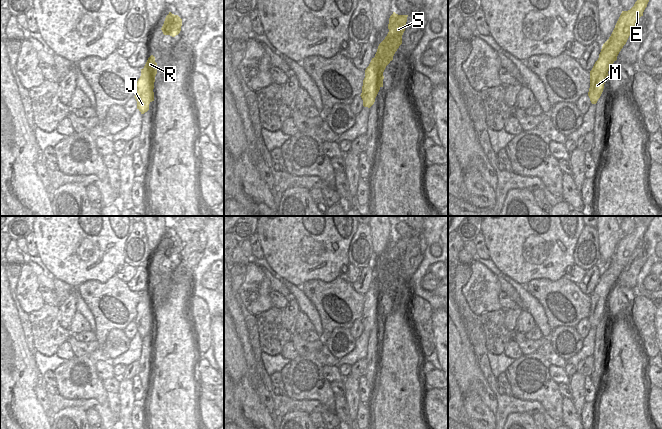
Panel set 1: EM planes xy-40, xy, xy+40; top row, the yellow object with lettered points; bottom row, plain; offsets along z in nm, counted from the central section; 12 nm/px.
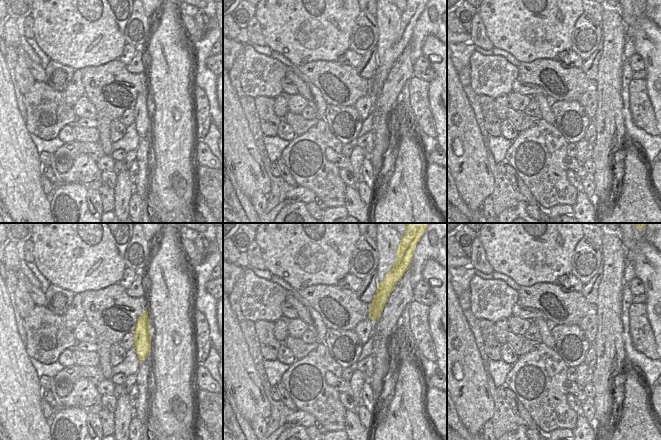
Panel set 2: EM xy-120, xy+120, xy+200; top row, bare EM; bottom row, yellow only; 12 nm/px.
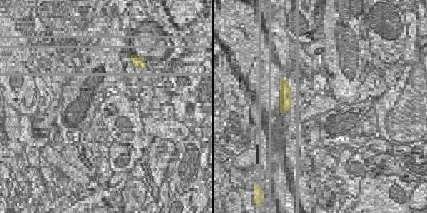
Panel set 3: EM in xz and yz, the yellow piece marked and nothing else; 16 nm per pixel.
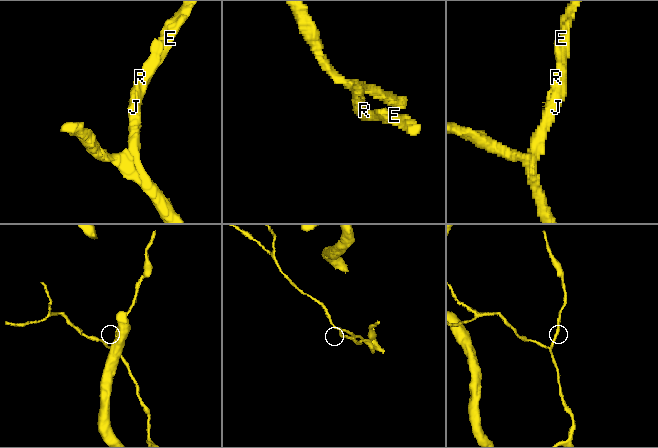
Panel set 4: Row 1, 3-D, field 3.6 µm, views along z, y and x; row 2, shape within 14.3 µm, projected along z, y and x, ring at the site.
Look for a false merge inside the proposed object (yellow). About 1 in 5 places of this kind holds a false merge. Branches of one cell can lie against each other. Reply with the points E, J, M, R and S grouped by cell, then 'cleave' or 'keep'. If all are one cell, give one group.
E J M R S | keep

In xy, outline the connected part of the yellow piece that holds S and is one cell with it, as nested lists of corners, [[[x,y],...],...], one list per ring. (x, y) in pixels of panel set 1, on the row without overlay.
[[[393,236],[389,242],[389,256],[379,268],[375,281],[372,282],[365,294],[365,302],[360,319],[364,331],[370,332],[374,328],[380,312],[383,311],[383,296],[402,268],[402,259],[406,252],[407,241],[408,239],[398,239]]]

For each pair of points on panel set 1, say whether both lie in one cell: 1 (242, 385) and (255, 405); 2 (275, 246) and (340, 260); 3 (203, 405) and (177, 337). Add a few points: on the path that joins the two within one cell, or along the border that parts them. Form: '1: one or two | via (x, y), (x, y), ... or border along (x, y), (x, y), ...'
1: one | via (243, 390), (250, 400)
2: one | via (291, 246), (314, 246), (324, 255)
3: two | border along (199, 398), (198, 418)

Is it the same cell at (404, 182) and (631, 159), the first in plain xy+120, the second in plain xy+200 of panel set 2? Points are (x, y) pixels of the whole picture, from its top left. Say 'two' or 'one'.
one

